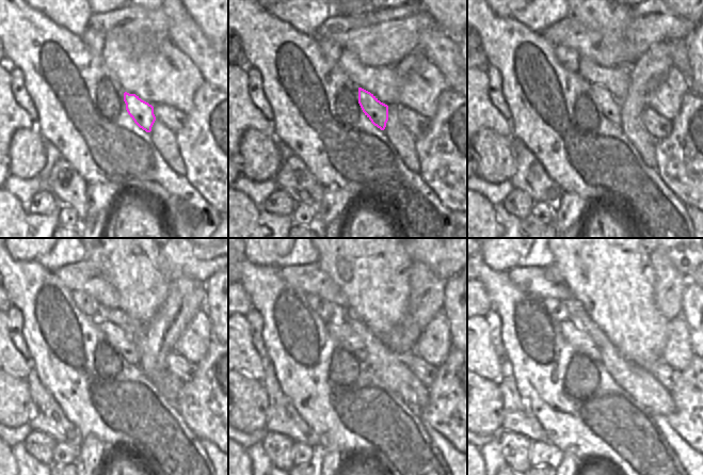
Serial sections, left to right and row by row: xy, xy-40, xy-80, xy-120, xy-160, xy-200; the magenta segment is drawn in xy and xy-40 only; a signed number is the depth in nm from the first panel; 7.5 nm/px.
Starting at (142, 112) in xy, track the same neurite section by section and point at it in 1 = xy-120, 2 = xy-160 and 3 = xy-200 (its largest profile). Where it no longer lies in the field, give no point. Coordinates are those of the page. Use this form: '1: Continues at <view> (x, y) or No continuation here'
1: Continues at xy-120 (123, 339)
2: Continues at xy-160 (344, 332)
3: Continues at xy-200 (573, 335).

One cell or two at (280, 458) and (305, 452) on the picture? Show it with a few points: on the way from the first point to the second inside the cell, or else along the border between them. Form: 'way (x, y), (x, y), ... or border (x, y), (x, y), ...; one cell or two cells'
border (294, 442), (292, 463); two cells

